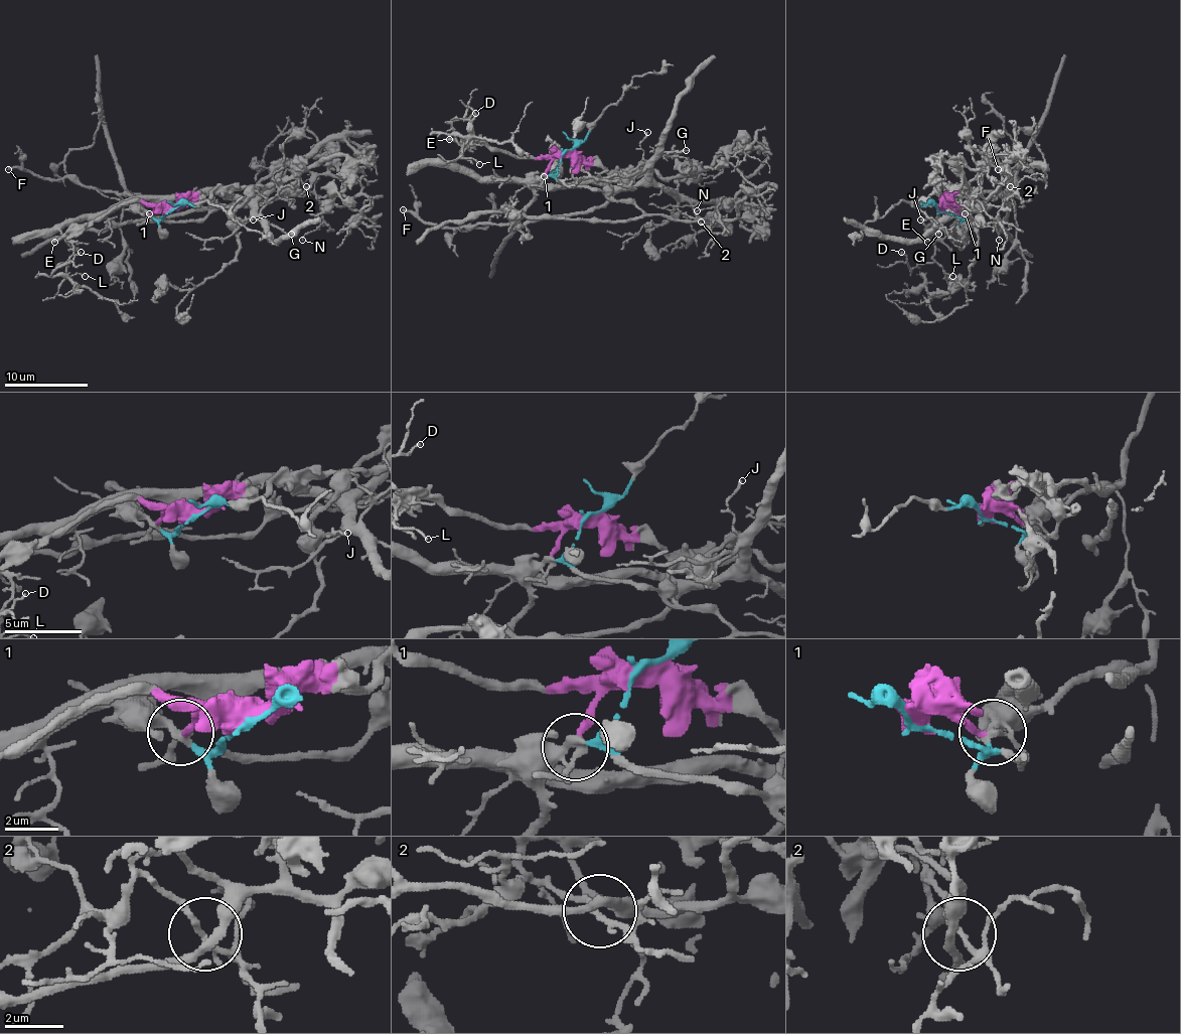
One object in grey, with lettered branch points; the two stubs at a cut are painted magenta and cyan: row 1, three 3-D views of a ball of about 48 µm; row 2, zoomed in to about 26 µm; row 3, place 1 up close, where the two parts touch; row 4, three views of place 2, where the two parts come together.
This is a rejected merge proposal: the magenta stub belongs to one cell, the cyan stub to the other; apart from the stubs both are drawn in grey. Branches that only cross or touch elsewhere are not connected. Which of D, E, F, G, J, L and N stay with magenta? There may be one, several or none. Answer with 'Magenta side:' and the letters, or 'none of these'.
Magenta side: D, E, G, J, L, N

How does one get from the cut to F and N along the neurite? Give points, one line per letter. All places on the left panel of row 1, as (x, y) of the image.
F: (170, 209), (156, 219), (139, 205), (135, 196), (81, 186), (68, 178), (45, 180), (22, 170), (8, 170)
N: (170, 209), (218, 190), (258, 196), (285, 163), (322, 211), (322, 222), (301, 241)

